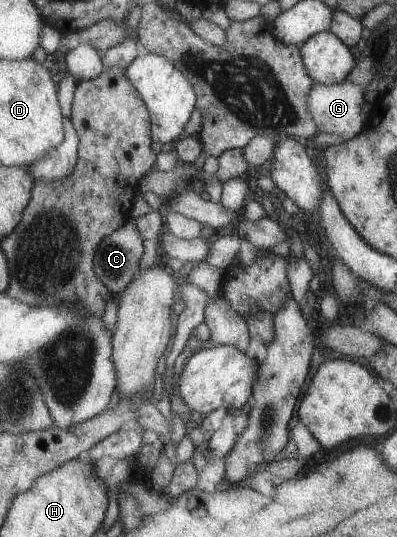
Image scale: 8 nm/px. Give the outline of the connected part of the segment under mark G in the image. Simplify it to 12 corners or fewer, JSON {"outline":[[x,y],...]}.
{"outline":[[311,82],[305,102],[318,133],[347,141],[363,129],[366,91]]}

